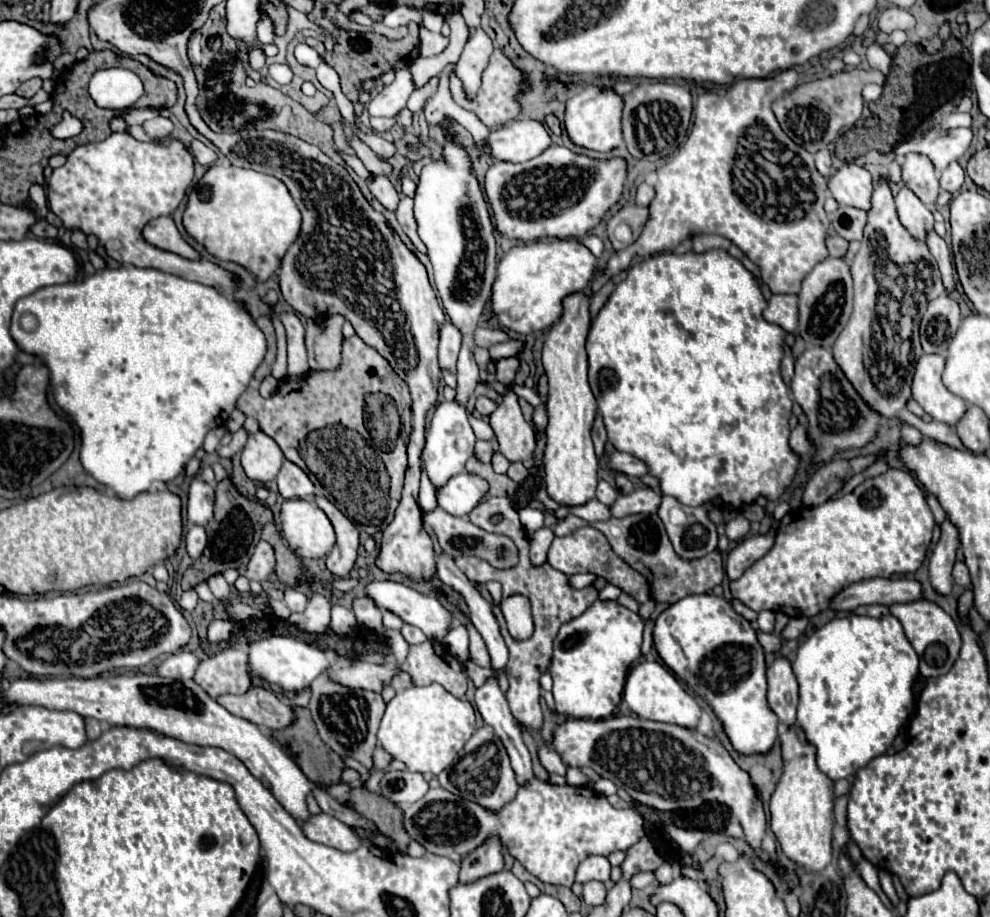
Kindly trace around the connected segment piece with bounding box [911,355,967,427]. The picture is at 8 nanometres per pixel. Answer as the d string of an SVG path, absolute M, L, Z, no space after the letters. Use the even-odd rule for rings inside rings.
M921 355L911 383L911 397L935 421L955 425L965 413L965 401L953 395L941 381L945 359L941 355Z

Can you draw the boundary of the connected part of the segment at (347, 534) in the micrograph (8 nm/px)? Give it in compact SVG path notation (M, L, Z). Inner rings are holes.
M315 495L317 505L325 511L329 521L335 527L337 541L333 551L327 557L327 569L337 575L337 577L347 577L355 559L357 559L357 549L359 549L359 531L351 519L347 519L329 499L323 495Z

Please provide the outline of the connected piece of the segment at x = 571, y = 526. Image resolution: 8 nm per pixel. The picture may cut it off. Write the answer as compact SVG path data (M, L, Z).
M567 515L565 519L561 519L561 521L553 527L553 533L555 533L557 537L563 537L563 535L573 533L573 531L579 529L579 527L585 527L585 525L587 525L587 521L579 519L579 517L575 517L575 515Z

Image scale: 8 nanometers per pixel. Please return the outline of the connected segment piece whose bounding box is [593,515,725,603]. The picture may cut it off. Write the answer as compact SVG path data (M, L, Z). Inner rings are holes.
M629 515L623 519L611 517L607 521L593 523L593 527L599 529L609 539L613 551L623 561L627 561L649 581L649 587L659 603L675 603L687 595L705 593L707 589L721 585L725 577L719 549L715 549L707 557L699 557L699 561L683 561L683 557L679 557L673 551L667 531L657 515Z

